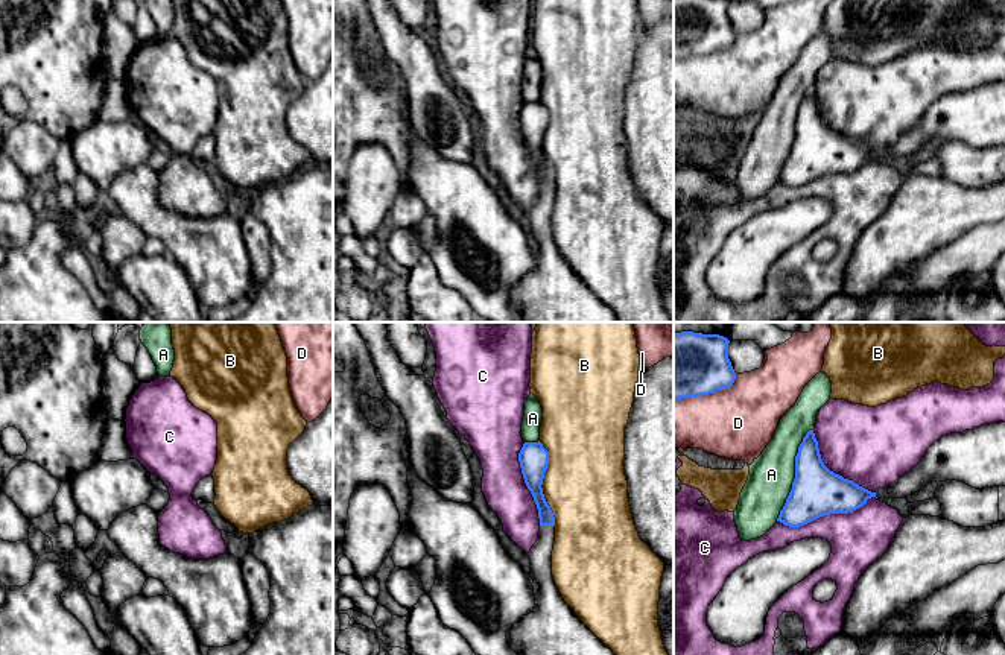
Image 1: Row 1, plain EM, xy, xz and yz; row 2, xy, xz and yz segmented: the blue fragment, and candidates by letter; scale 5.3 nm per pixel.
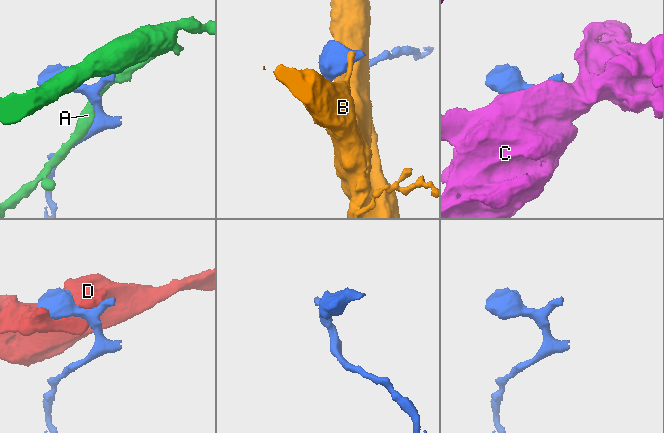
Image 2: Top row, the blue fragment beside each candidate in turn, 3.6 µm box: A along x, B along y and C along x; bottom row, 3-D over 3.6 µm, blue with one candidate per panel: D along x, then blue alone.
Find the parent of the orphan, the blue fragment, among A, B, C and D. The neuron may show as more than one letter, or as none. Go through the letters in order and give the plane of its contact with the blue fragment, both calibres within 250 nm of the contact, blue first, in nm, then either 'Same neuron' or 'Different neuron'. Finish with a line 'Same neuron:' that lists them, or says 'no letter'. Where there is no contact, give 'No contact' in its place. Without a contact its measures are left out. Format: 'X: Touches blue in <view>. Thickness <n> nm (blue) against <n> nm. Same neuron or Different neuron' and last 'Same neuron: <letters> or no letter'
A: Touches blue in yz. Thickness 260 nm (blue) against 240 nm. Different neuron
B: Touches blue in xz. Thickness 160 nm (blue) against 440 nm. Different neuron
C: Touches blue in yz. Thickness 260 nm (blue) against 300 nm. Different neuron
D: Touches blue in yz. Thickness 340 nm (blue) against 380 nm. Different neuron
Same neuron: no letter

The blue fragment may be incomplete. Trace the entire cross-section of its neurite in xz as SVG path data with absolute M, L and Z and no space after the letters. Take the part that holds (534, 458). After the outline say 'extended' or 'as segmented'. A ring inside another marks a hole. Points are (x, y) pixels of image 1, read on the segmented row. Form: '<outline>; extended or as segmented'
M525 442L518 462L538 509L538 540L528 553L534 579L535 606L506 631L517 655L614 655L564 602L552 576L555 517L543 494L549 451L538 442Z; extended

